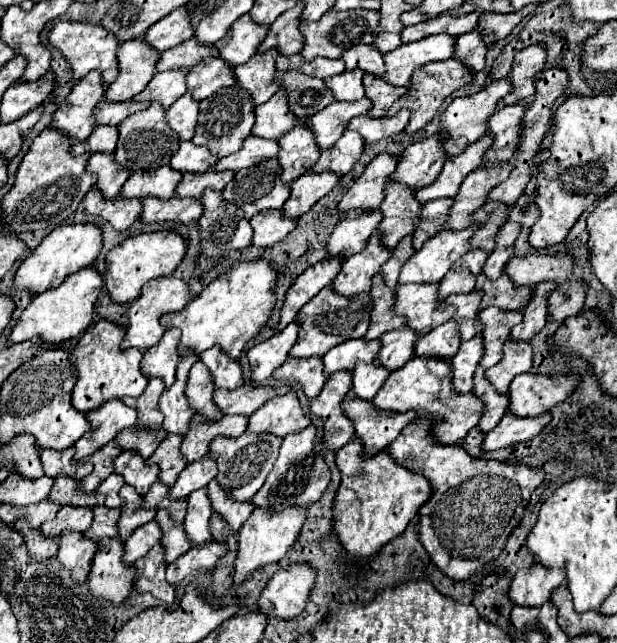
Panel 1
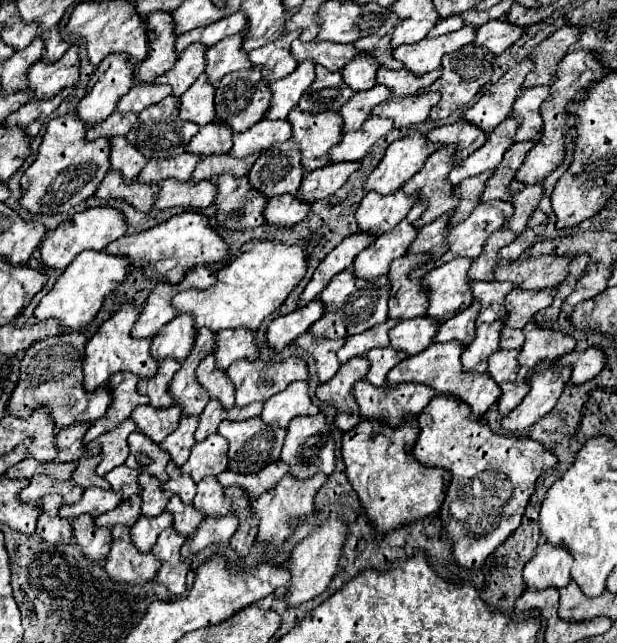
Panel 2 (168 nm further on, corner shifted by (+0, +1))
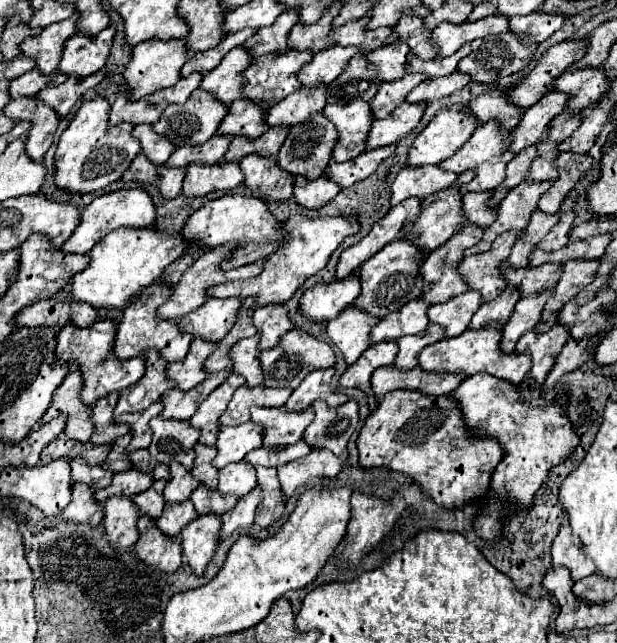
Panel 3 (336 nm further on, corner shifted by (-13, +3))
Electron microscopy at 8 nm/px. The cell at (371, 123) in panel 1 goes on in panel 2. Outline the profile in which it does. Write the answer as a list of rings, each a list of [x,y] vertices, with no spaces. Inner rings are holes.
[[[424,93],[420,97],[404,97],[404,99],[388,99],[372,109],[372,117],[384,117],[394,121],[394,129],[410,127],[424,123],[428,119],[430,109],[440,101],[438,93]]]

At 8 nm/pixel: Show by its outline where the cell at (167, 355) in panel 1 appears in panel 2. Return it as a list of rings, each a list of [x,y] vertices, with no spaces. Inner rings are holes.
[[[176,315],[156,333],[156,337],[152,339],[150,353],[158,361],[164,361],[166,357],[184,361],[190,355],[194,337],[196,329],[192,325],[192,315]]]

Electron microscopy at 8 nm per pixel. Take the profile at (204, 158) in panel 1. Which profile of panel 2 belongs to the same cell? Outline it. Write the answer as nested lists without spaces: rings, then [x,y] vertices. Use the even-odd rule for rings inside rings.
[[[210,123],[200,127],[200,131],[190,139],[186,151],[200,157],[224,155],[232,149],[232,131],[222,123]]]

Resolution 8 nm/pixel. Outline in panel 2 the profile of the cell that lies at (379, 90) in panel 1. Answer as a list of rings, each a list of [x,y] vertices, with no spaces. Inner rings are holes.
[[[380,67],[378,73],[376,73],[376,83],[386,85],[390,89],[392,97],[400,99],[400,97],[416,95],[420,89],[426,89],[428,85],[432,85],[438,77],[440,77],[440,69],[436,69],[436,71],[428,73],[428,75],[412,75],[406,69],[390,71],[390,69]]]

